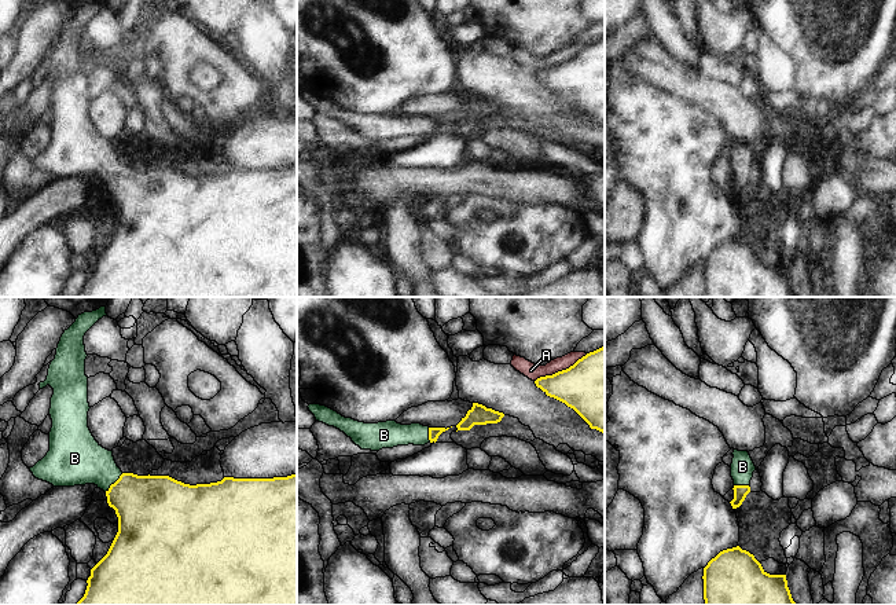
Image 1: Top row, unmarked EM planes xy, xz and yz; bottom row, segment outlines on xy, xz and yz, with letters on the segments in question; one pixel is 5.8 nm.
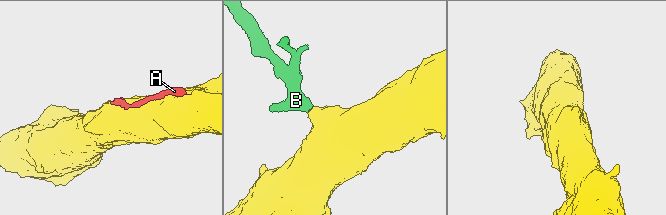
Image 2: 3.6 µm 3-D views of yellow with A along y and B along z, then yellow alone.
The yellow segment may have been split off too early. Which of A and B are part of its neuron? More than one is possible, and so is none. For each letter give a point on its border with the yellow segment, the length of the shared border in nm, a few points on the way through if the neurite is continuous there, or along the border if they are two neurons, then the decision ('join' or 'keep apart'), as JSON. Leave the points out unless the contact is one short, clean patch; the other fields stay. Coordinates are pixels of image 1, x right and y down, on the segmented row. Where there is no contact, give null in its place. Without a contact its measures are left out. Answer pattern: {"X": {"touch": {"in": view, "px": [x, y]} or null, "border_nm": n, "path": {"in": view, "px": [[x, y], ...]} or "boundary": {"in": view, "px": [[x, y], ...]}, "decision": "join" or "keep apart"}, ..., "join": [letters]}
{"A": {"touch": {"in": "xz", "px": [562, 370]}, "border_nm": 360, "decision": "keep apart"}, "B": {"touch": {"in": "xy", "px": [114, 483]}, "border_nm": 160, "path": {"in": "xy", "px": [[149, 508], [114, 483], [96, 465], [79, 459]]}, "decision": "join"}, "join": ["B"]}

